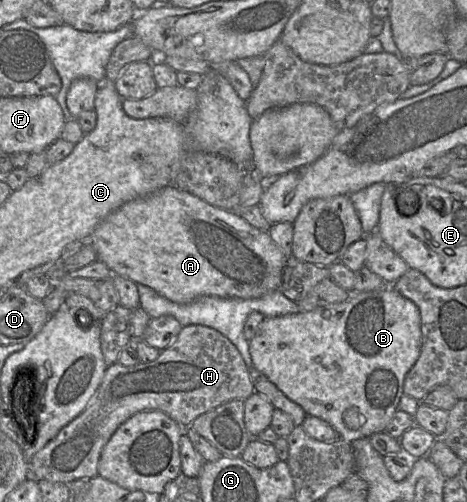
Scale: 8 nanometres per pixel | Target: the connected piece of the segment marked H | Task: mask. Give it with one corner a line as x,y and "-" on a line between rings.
203,326
182,327
179,335
151,362
124,366
115,362
107,366
101,384
90,404
78,416
62,427
58,434
29,460
30,474
38,480
61,482
69,485
78,479
98,475
98,462
102,449
117,428
134,414
159,410
187,428
200,415
231,400
245,401
255,391
249,370
236,346
219,331

